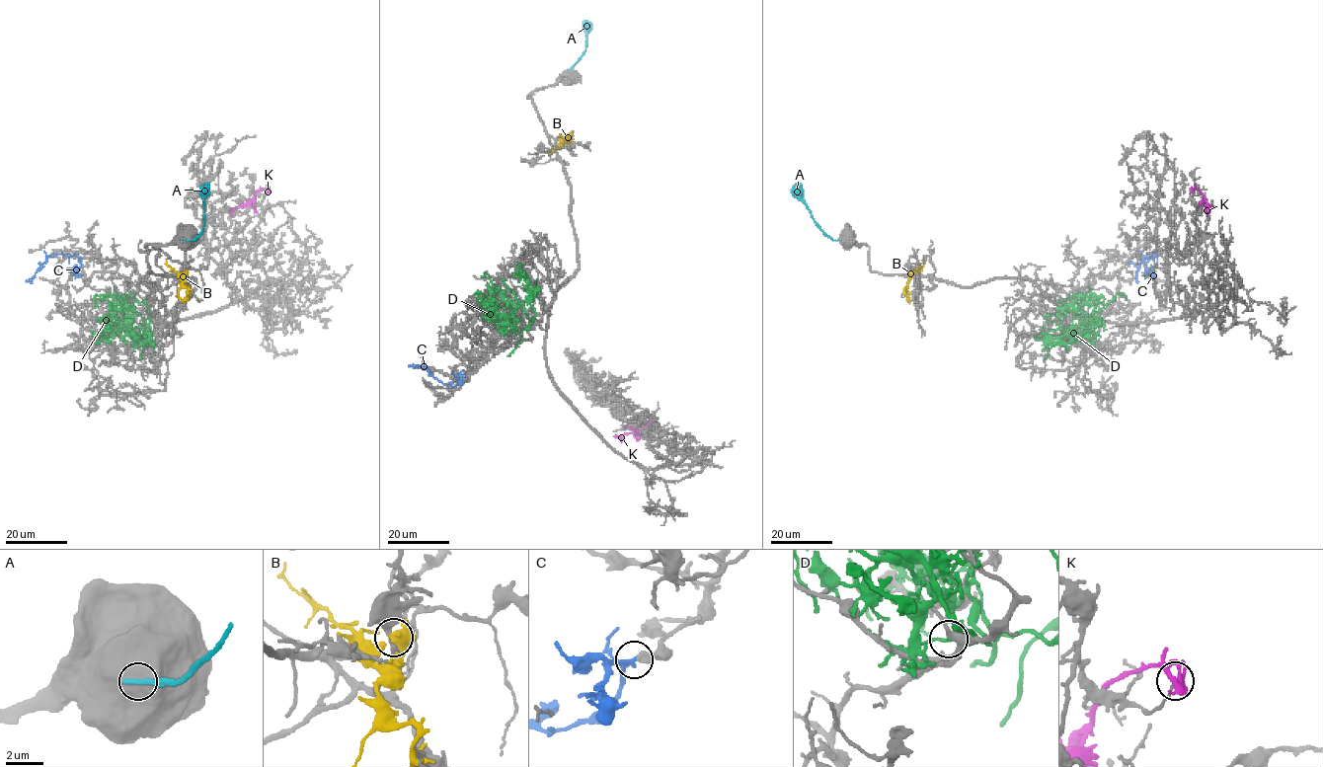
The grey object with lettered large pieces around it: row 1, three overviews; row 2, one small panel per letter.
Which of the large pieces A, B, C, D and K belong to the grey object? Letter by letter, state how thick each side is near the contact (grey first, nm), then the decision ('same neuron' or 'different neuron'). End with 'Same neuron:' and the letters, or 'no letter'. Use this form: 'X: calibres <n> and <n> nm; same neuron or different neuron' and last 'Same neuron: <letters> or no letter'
A: calibres 1100 and 360 nm; different neuron
B: calibres 320 and 600 nm; different neuron
C: calibres 360 and 240 nm; same neuron
D: calibres 170 and 110 nm; different neuron
K: calibres 170 and 320 nm; different neuron
Same neuron: C

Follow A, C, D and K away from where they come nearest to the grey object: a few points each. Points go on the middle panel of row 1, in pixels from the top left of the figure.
A: (570, 69), (584, 52), (586, 30), (590, 26)
C: (465, 374), (457, 385), (451, 386), (418, 366), (408, 365)
D: (509, 329), (503, 333), (508, 323), (527, 329), (535, 313), (531, 285), (512, 273)
K: (651, 421), (636, 433), (613, 435)

